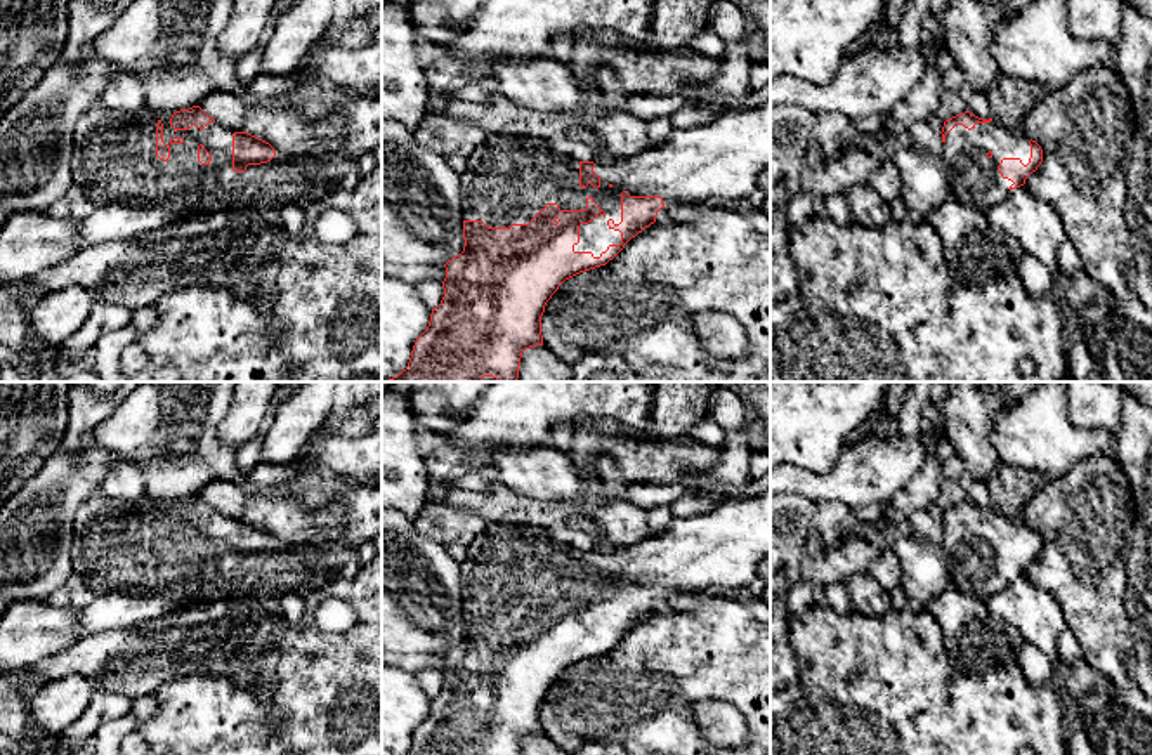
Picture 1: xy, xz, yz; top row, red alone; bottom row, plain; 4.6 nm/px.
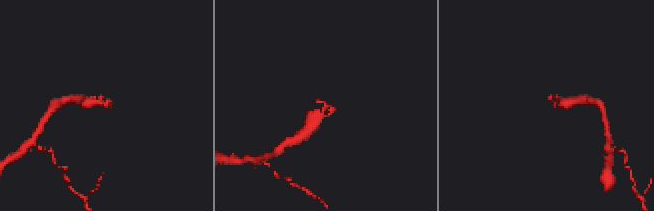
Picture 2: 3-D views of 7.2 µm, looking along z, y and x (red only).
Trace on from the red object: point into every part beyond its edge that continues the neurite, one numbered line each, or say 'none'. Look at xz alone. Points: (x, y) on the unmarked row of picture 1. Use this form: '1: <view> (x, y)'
1: xz (509, 568)

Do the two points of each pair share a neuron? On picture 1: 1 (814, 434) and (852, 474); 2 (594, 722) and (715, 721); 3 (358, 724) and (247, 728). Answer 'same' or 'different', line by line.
1: different
2: different
3: same

